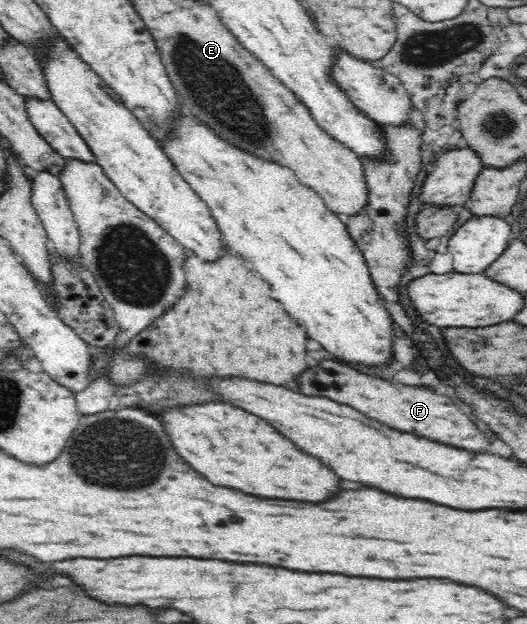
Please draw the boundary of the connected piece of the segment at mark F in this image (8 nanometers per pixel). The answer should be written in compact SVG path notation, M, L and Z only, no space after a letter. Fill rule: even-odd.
M325 361L323 365L325 367L309 369L301 375L301 381L299 381L301 393L325 395L333 401L351 405L357 411L369 415L371 419L383 421L393 429L417 433L417 435L423 435L447 445L457 445L457 447L475 449L475 451L485 451L491 447L491 435L487 433L487 429L483 431L469 415L461 413L461 407L455 401L451 401L445 395L435 395L431 391L409 387L409 385L393 385L379 377L367 377L335 361Z

